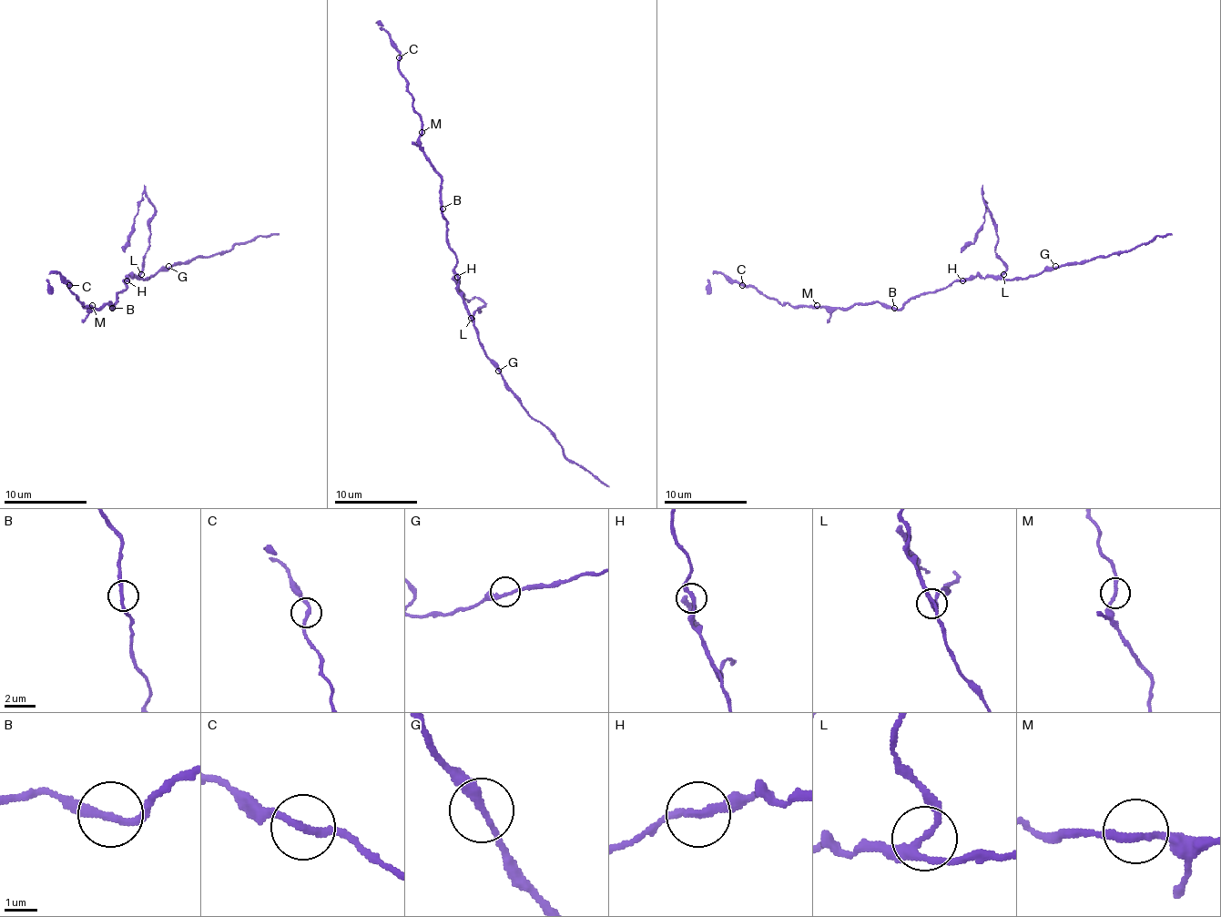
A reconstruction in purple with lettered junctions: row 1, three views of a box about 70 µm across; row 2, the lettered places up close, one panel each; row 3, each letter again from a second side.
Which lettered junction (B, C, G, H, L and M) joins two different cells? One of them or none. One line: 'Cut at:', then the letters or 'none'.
Cut at: L

